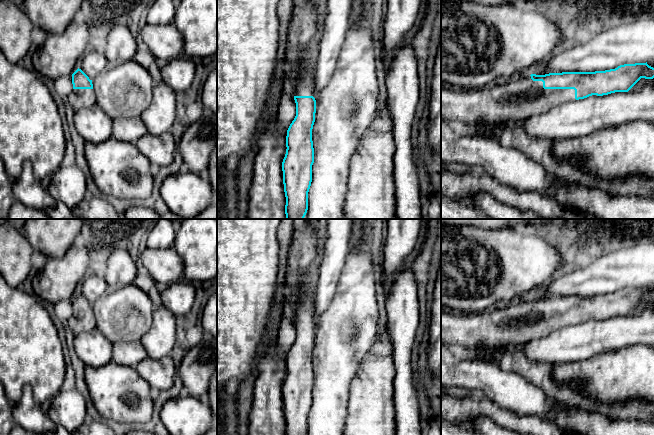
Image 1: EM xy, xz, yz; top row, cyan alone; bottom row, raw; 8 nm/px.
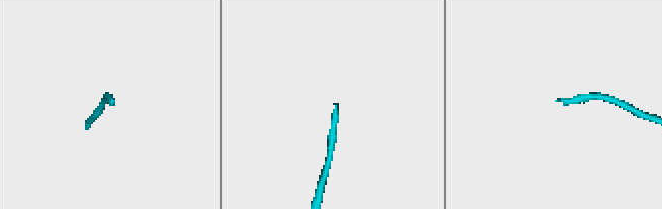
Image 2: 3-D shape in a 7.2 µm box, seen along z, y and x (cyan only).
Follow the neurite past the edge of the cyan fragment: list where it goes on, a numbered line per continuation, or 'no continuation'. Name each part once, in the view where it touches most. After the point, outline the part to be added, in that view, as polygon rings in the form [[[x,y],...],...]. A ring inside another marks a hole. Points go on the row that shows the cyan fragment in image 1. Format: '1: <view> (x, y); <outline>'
1: yz (520, 98); [[[530,75],[497,82],[481,89],[452,90],[441,84],[441,118],[461,130],[473,132],[479,127],[495,127],[507,122],[525,121],[575,100],[574,89],[544,89],[543,82],[533,81]]]

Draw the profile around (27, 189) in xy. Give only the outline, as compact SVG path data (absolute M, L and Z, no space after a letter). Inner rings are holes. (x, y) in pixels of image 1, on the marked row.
M28 160L22 164L20 176L14 179L12 192L15 200L33 209L46 210L55 203L49 191L34 176Z

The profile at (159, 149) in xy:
M172 132L160 135L146 133L136 143L139 151L148 158L152 167L163 168L174 160L176 143Z

